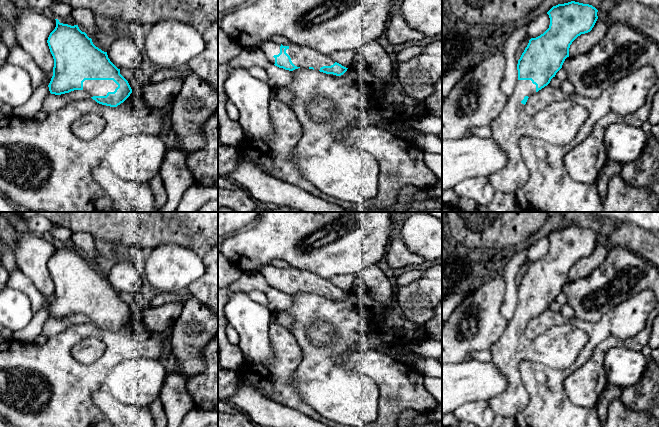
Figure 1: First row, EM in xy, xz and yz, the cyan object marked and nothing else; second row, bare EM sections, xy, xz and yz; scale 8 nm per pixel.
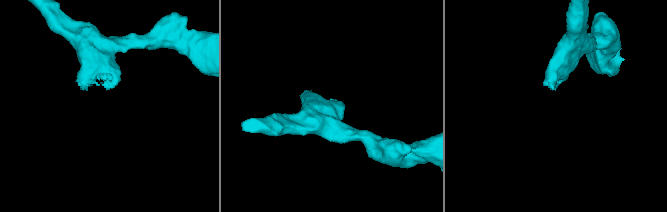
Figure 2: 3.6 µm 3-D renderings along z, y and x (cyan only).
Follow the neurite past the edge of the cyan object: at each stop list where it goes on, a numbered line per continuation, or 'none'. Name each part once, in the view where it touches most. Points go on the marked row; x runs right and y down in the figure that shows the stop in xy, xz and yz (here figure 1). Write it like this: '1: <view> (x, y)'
1: xy (92, 88)

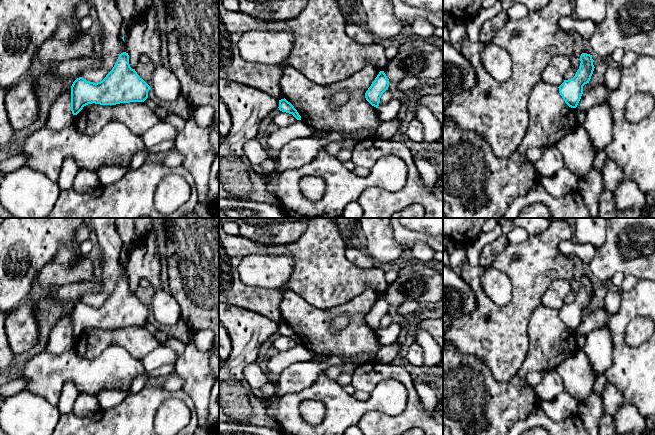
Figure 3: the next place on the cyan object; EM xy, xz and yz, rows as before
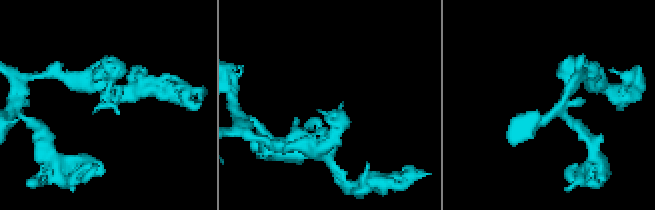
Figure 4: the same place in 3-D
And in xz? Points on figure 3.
none

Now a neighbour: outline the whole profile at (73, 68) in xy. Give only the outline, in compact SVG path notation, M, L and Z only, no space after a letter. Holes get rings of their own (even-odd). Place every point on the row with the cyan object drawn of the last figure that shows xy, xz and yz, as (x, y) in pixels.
M90 56L79 57L58 62L53 73L61 80L66 80L68 78L77 79L82 76L82 73L85 70L90 68L99 68L101 65L101 58L92 58Z

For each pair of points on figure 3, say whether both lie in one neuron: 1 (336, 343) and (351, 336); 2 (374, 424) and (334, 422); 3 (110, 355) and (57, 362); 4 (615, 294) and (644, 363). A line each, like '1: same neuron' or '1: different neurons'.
1: same neuron
2: different neurons
3: same neuron
4: different neurons

